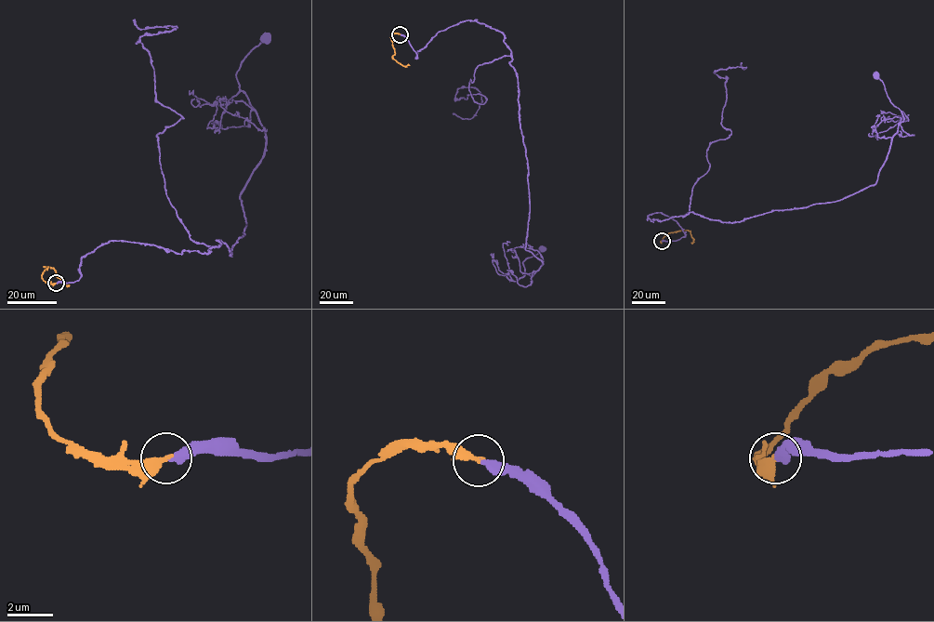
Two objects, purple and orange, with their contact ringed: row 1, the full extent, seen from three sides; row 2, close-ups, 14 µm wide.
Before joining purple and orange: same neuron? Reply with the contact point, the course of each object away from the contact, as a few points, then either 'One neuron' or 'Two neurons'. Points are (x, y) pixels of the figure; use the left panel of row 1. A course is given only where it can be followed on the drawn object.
Place: (56, 283). Course of purple: (56, 283), (110, 241), (203, 254), (220, 240), (230, 254), (266, 143), (236, 73), (266, 37). Course of orange: (56, 283), (46, 283), (42, 277), (42, 272), (48, 268), (45, 267), (50, 266), (67, 285), (69, 284). One neuron

